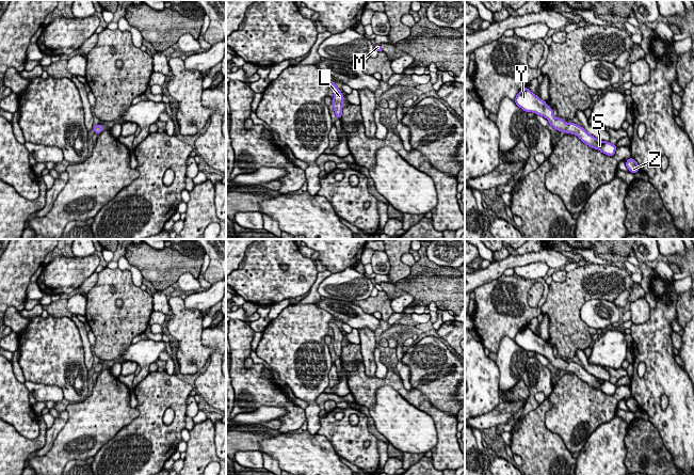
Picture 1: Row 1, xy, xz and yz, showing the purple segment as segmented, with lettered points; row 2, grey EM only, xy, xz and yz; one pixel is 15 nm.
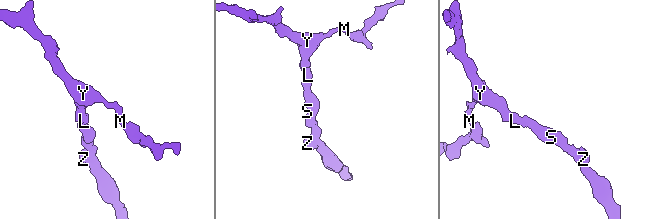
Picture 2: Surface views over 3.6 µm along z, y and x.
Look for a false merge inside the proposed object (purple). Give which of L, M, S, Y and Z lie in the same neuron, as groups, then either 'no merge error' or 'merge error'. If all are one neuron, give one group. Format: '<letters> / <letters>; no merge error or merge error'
L M S Y Z; no merge error

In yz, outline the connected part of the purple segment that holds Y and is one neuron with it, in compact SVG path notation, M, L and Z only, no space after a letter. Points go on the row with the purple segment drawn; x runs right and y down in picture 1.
M528 88L522 89L517 94L515 102L527 113L533 112L546 117L554 129L576 134L590 147L599 149L603 154L611 157L615 154L616 145L613 145L607 141L601 142L597 138L590 134L583 127L571 122L567 124L563 118L555 117L553 115L553 109L551 109L546 101L542 100L538 96L532 93Z

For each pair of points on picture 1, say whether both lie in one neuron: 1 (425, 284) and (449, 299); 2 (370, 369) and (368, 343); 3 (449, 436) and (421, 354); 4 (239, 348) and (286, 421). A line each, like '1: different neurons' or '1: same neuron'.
1: same neuron
2: same neuron
3: different neurons
4: same neuron

